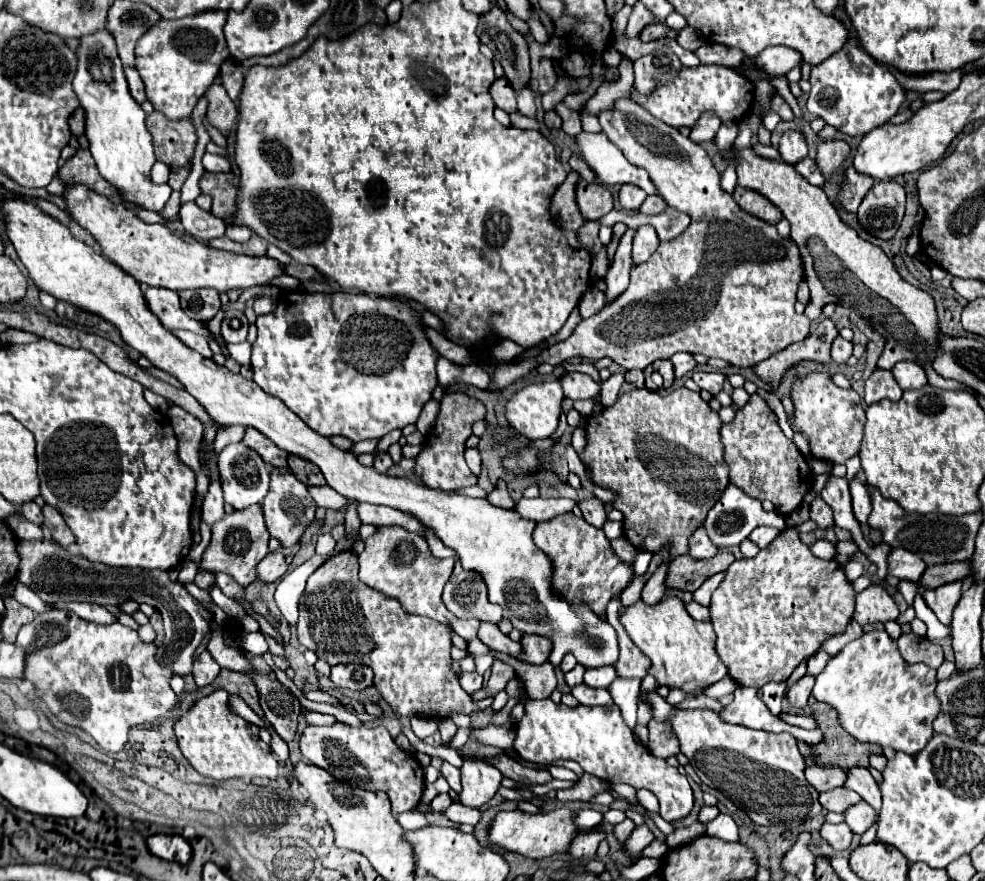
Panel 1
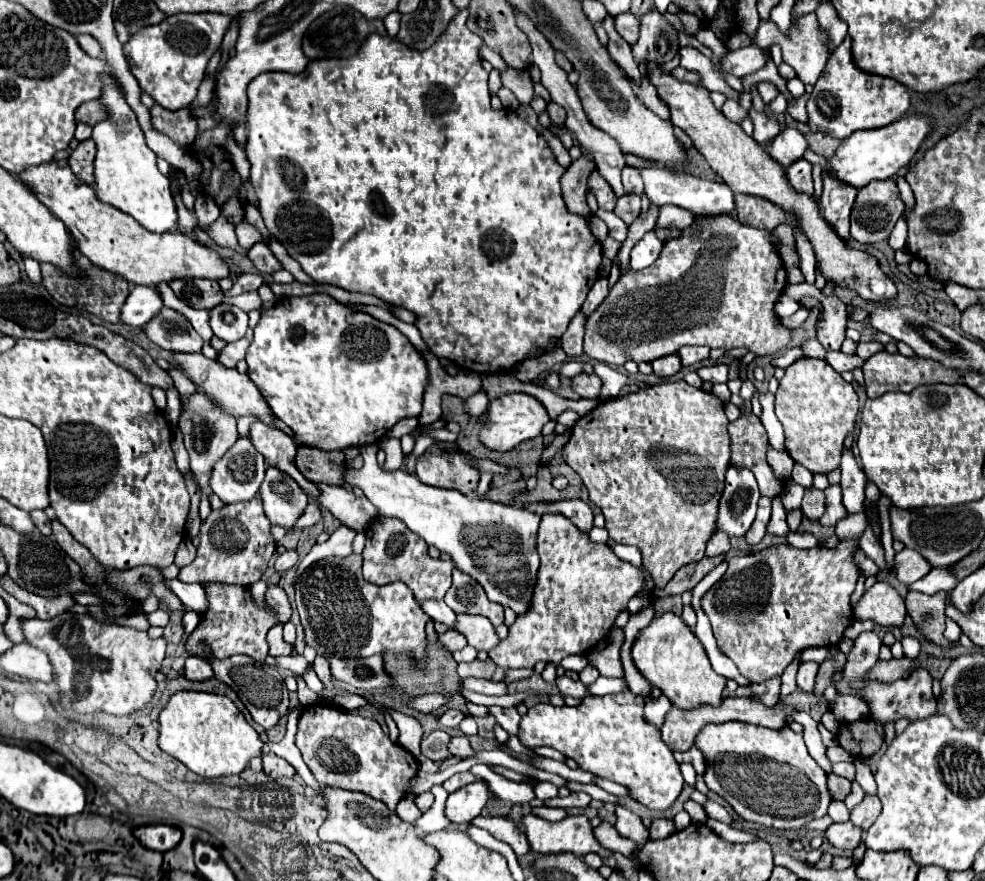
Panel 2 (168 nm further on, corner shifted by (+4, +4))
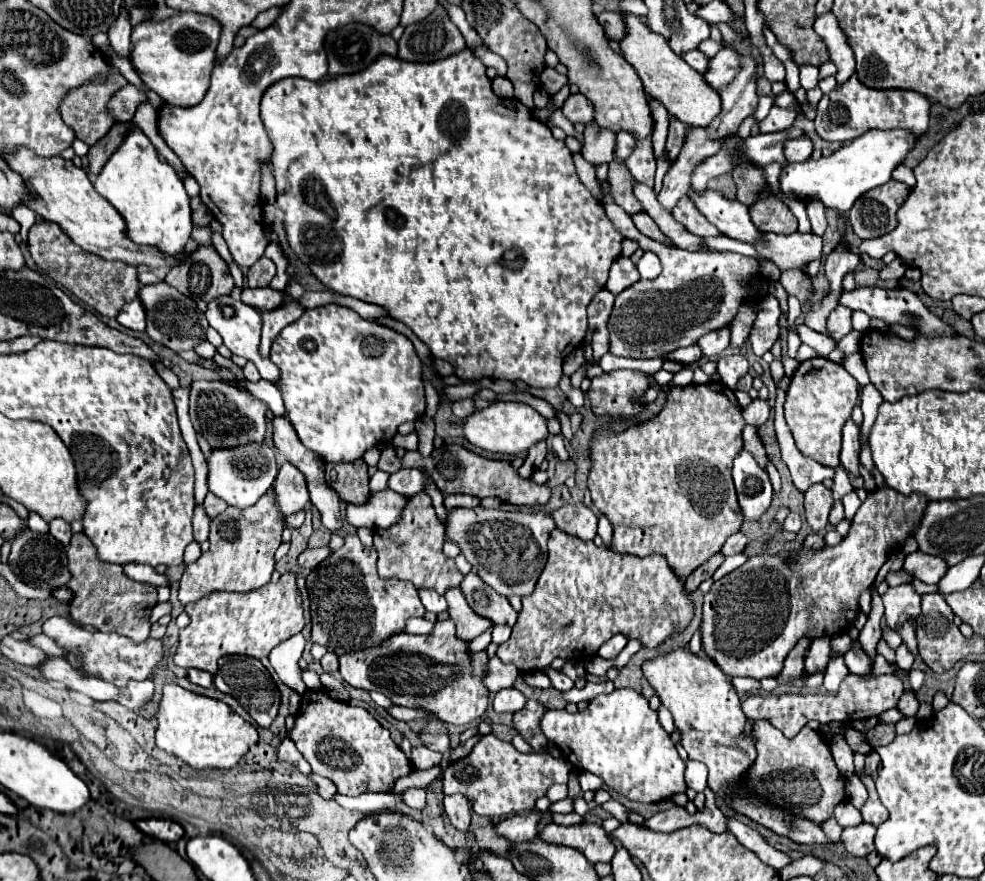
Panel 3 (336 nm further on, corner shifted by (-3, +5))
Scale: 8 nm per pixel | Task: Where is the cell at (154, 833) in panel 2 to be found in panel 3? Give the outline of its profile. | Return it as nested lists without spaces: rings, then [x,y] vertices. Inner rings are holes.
[[[137,819],[135,827],[149,837],[157,837],[163,843],[173,843],[183,837],[183,827],[169,819]]]

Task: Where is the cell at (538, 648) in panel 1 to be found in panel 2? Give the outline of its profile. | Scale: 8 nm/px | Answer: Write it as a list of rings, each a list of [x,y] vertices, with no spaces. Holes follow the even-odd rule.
[[[544,514],[538,530],[540,570],[532,606],[510,626],[508,638],[488,652],[500,668],[534,668],[536,662],[560,664],[570,654],[586,654],[602,642],[620,610],[642,590],[642,574],[620,560],[608,544],[596,544],[566,516]]]

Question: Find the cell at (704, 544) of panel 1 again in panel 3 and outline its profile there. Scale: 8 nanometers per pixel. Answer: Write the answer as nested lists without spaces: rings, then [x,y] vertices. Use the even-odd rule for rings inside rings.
[[[739,531],[739,533],[731,535],[731,537],[725,541],[725,545],[723,545],[721,553],[723,553],[725,557],[729,557],[729,555],[735,555],[735,553],[743,553],[747,543],[749,543],[749,539],[747,539],[747,537],[745,537],[745,535]]]

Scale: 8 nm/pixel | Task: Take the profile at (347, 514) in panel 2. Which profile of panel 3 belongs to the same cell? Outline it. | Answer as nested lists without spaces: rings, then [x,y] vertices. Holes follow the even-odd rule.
[[[385,489],[379,493],[373,493],[371,499],[365,505],[347,505],[347,521],[355,527],[367,527],[367,529],[379,529],[379,527],[391,527],[391,523],[399,521],[399,515],[403,513],[403,507],[407,505],[407,497]]]

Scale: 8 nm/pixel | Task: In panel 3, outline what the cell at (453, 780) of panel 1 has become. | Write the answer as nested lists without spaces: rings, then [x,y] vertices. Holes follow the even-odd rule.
[[[493,734],[482,736],[471,753],[451,763],[443,773],[443,795],[461,793],[471,801],[477,815],[497,819],[513,813],[533,811],[535,801],[547,793],[553,783],[567,783],[571,765],[565,759],[553,759],[547,753],[521,753],[511,743],[497,739]]]

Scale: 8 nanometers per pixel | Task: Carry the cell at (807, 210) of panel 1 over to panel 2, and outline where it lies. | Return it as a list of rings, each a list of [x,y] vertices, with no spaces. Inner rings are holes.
[[[648,64],[648,78],[658,88],[660,98],[670,106],[672,124],[682,128],[692,138],[698,152],[706,158],[710,168],[722,176],[722,180],[734,194],[742,192],[766,198],[778,204],[784,212],[796,216],[798,228],[814,248],[816,268],[826,280],[832,280],[836,286],[856,292],[866,302],[884,302],[898,296],[894,282],[882,272],[880,262],[872,254],[856,250],[846,240],[836,236],[836,230],[824,220],[818,200],[814,196],[804,196],[804,192],[794,192],[794,188],[788,184],[786,168],[782,164],[776,164],[776,160],[772,160],[772,156],[760,144],[756,144],[752,136],[746,136],[746,132],[738,124],[722,116],[722,112],[714,108],[708,96],[710,92],[706,88],[696,88],[688,82],[674,80],[672,76],[662,74],[656,64]]]

